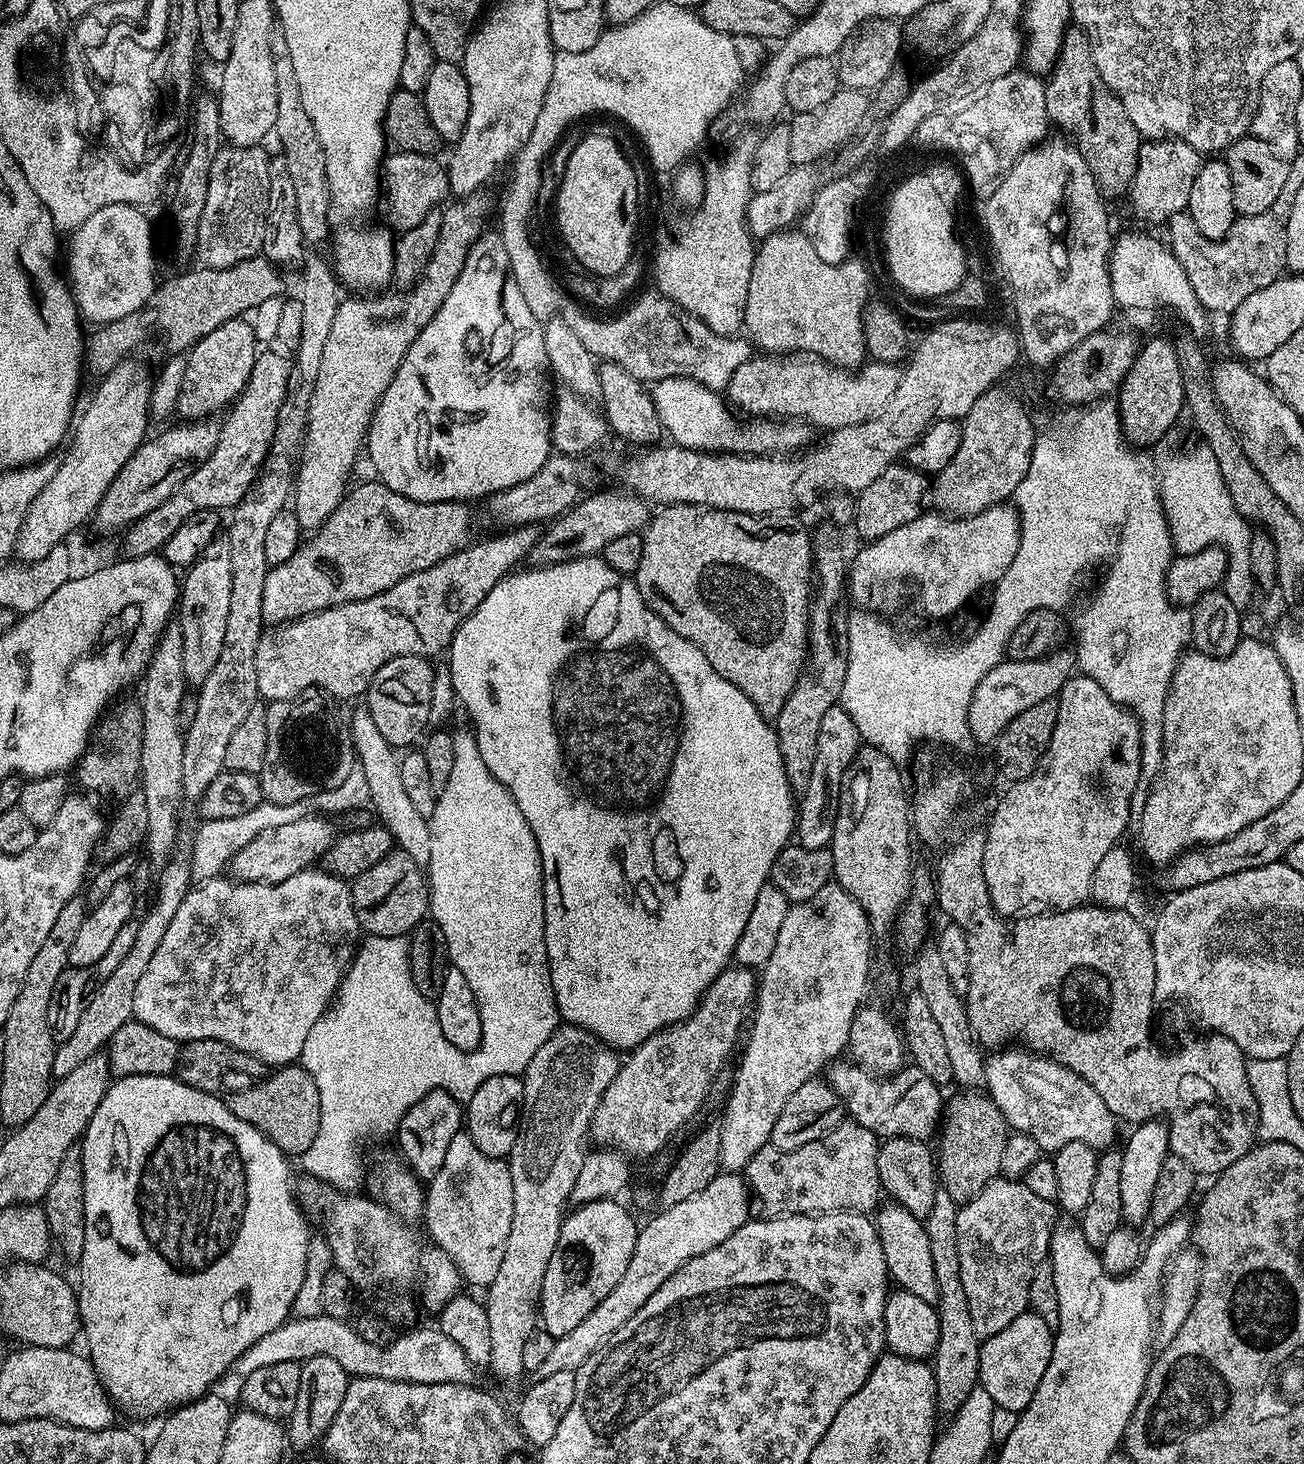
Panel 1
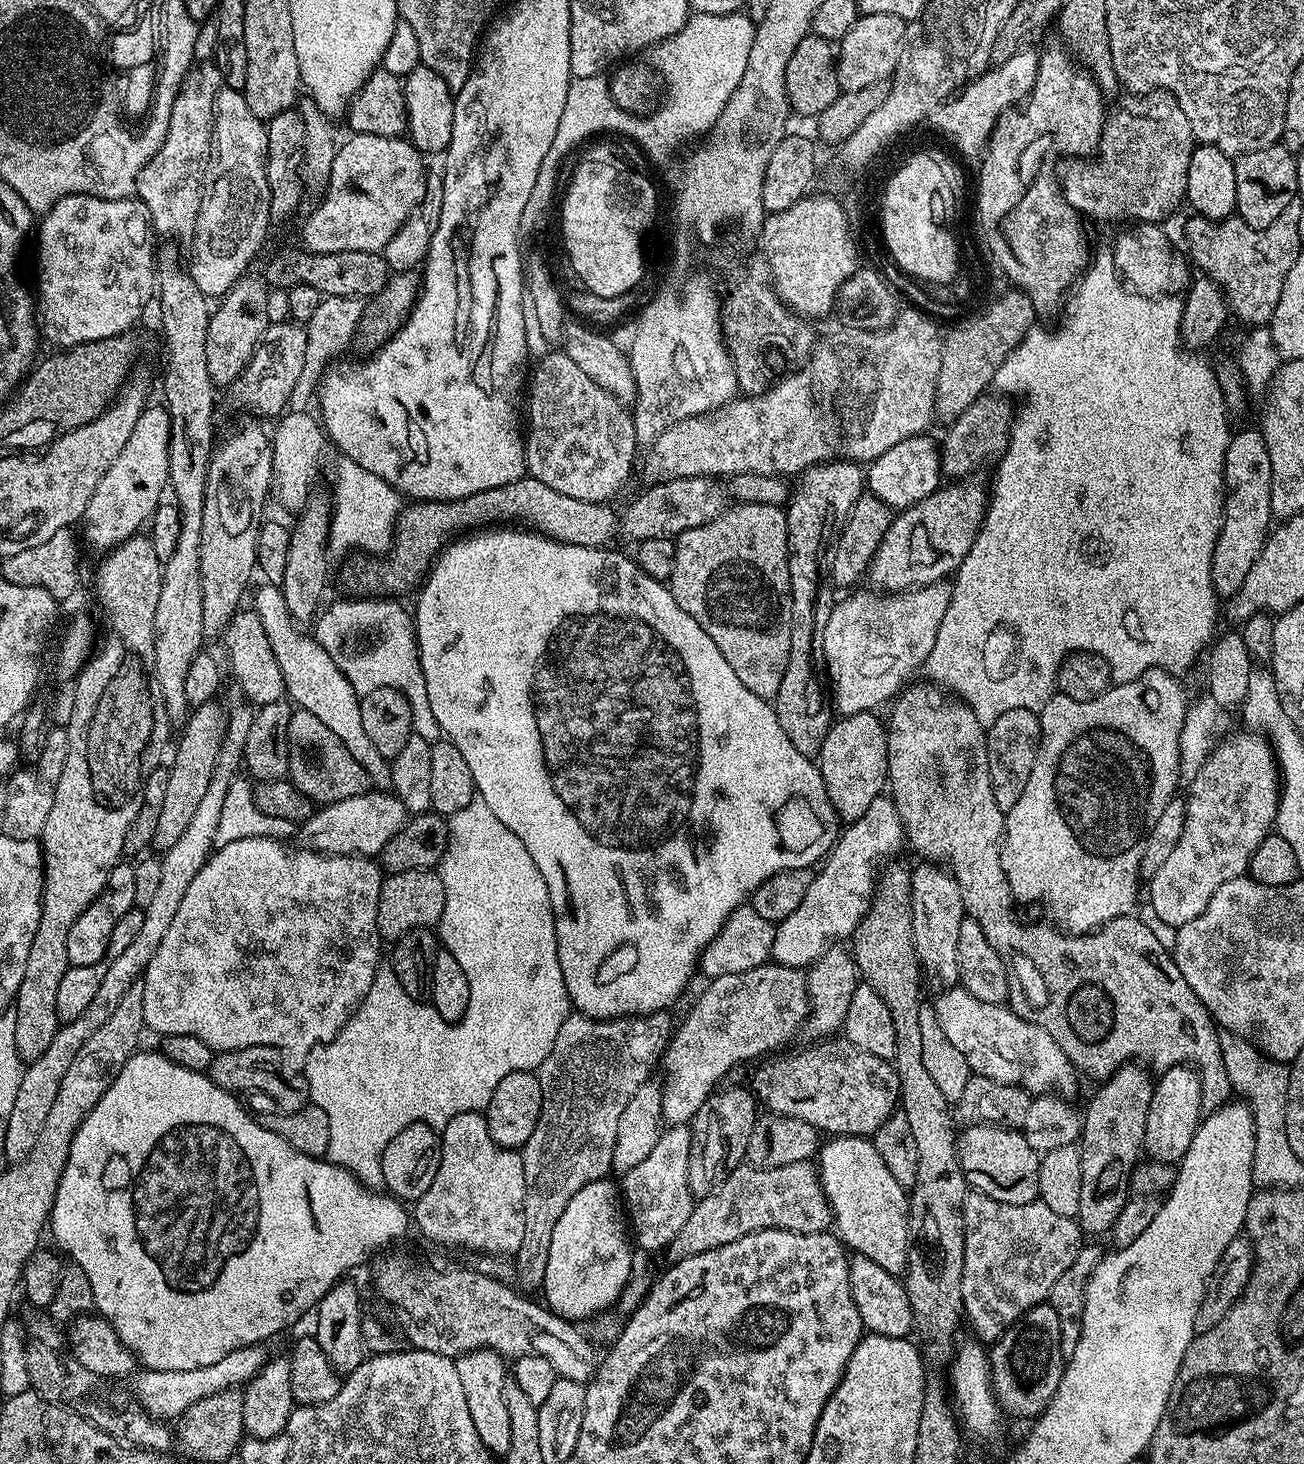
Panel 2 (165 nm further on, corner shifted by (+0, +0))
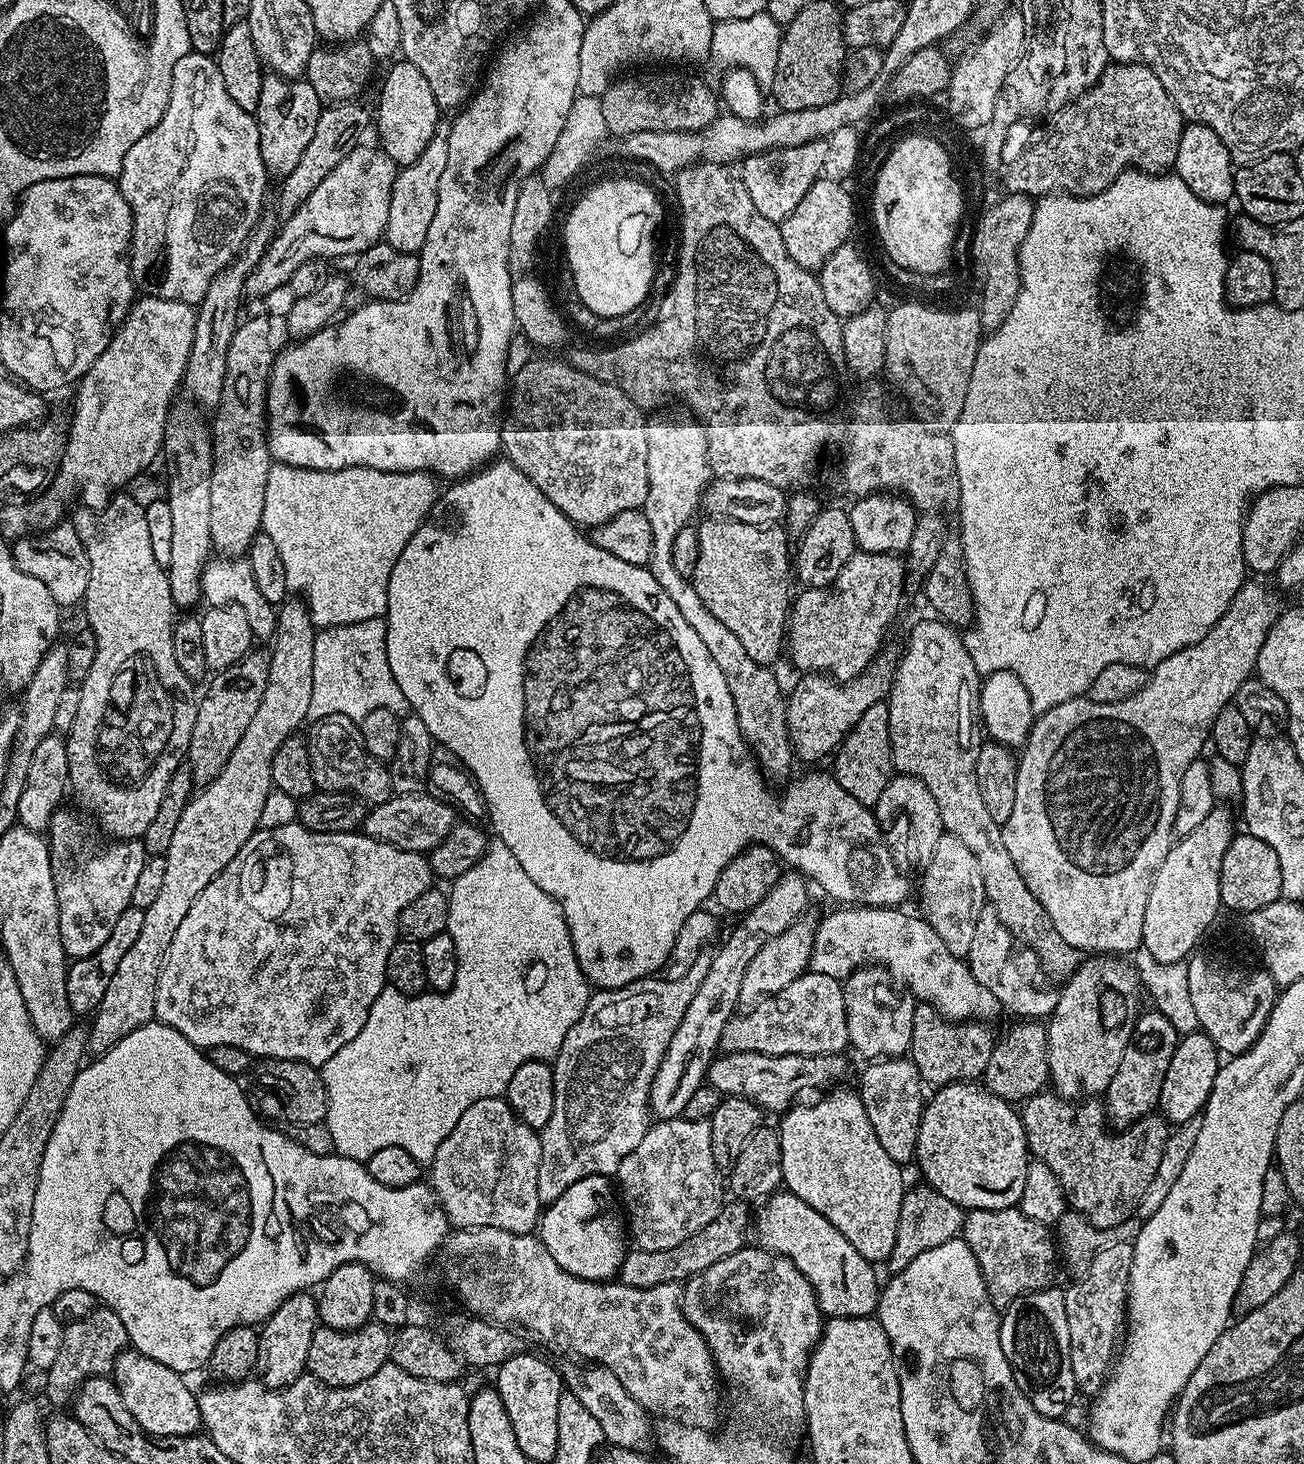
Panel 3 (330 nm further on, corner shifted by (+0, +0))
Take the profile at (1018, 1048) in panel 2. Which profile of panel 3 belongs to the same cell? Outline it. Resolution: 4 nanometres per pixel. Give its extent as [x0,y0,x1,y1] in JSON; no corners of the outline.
[809,906,1002,1022]

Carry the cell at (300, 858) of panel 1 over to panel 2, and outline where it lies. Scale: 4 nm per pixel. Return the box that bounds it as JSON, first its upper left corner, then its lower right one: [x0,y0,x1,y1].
[298,790,410,858]

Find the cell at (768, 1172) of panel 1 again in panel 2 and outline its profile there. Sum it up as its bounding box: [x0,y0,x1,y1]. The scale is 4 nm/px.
[666,1160,833,1261]

